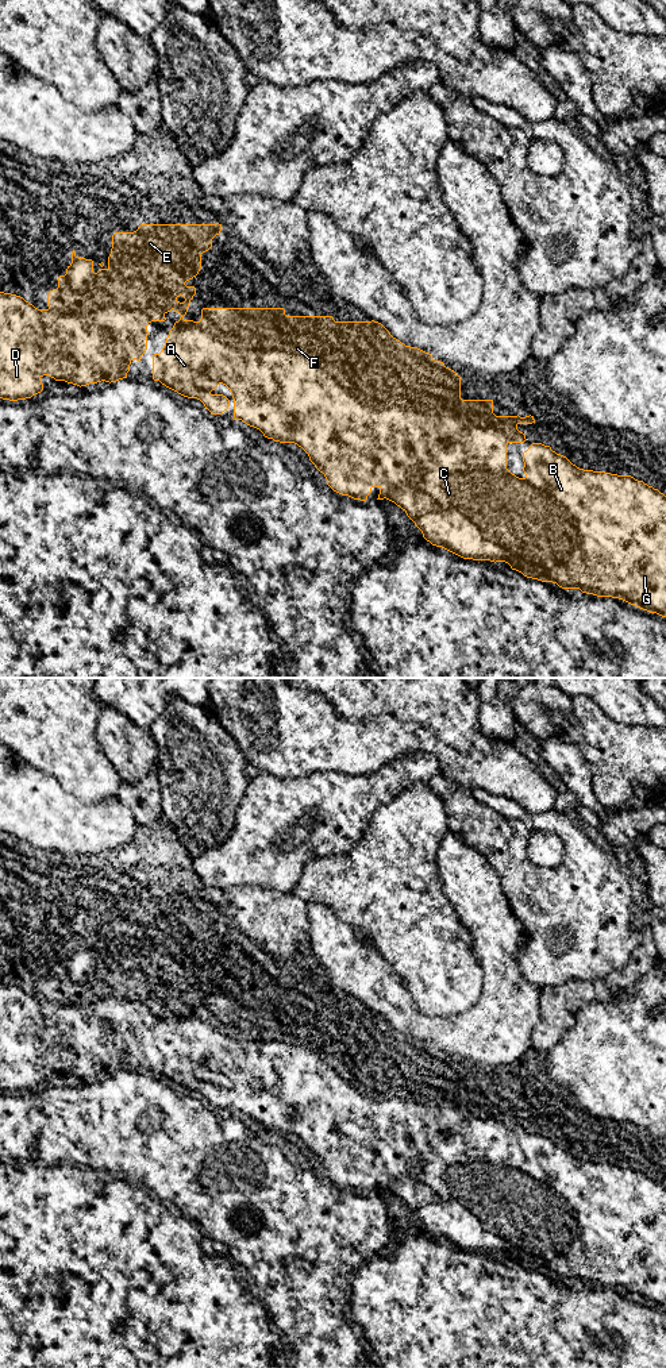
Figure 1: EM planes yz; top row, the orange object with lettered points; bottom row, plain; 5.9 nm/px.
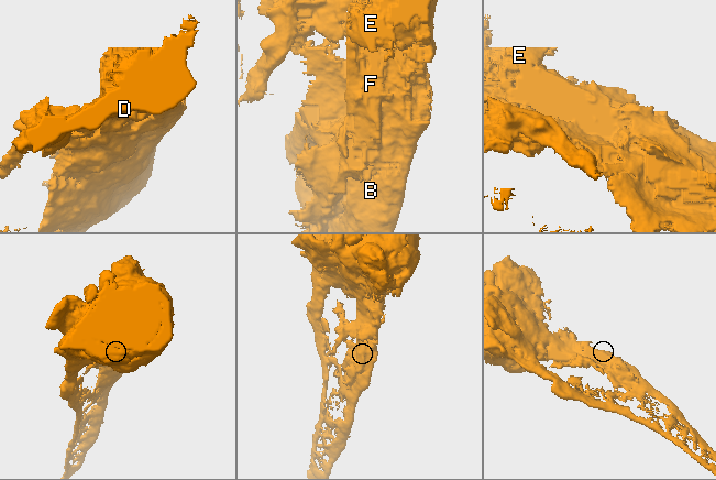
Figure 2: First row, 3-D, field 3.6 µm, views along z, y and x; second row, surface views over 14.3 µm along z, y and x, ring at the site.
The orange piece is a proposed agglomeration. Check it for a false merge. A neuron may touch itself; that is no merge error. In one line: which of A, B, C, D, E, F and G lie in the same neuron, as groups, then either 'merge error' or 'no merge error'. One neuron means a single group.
groups A B C D E F G; no merge error

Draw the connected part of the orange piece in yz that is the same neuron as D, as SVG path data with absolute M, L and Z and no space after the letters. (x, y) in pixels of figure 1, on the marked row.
M140 224L136 231L134 232L115 232L112 235L112 248L111 254L108 257L108 267L104 269L104 263L99 263L101 269L95 273L93 271L93 261L92 259L85 259L85 258L78 258L76 255L76 251L72 251L72 263L66 269L65 275L58 277L58 288L53 289L47 294L47 309L38 309L28 301L26 301L23 297L11 294L11 293L4 293L0 292L0 398L3 400L9 400L9 401L18 401L18 400L26 400L31 398L32 396L41 393L43 390L43 384L41 378L43 375L49 375L54 378L55 381L65 381L68 384L73 384L77 386L86 386L89 384L97 384L101 381L105 382L116 382L119 379L127 378L127 373L130 371L130 365L134 359L140 362L142 355L147 350L147 325L151 321L165 321L166 317L165 315L170 312L172 309L177 313L181 315L180 320L174 323L173 328L170 330L166 343L159 354L153 355L153 379L159 381L162 385L166 388L177 392L178 394L188 397L188 398L197 398L200 400L205 409L211 412L211 415L222 415L224 411L228 409L230 406L230 400L223 396L223 394L212 394L211 392L216 389L219 384L226 385L231 396L234 398L234 420L242 420L250 427L254 427L259 429L265 438L273 439L274 442L280 443L294 443L299 447L301 447L309 456L309 461L315 465L315 467L324 474L327 479L327 485L336 493L342 496L349 496L354 500L361 500L366 501L367 496L372 493L372 489L376 486L380 489L380 494L377 500L389 500L394 502L397 506L400 506L407 516L415 523L415 525L421 531L423 537L430 542L432 546L442 547L463 559L473 559L473 560L490 560L490 562L505 562L511 566L512 570L516 570L521 573L527 578L538 579L542 582L553 582L557 583L562 589L580 589L582 593L586 594L593 594L597 597L612 597L612 598L619 598L623 600L631 605L635 605L643 610L647 610L650 613L657 613L662 617L666 617L666 496L661 493L658 489L654 489L652 486L648 486L643 481L638 481L631 475L617 475L617 474L611 474L605 471L593 471L593 470L584 470L573 465L566 456L557 454L555 451L551 450L550 446L544 446L542 443L532 443L527 451L523 452L523 462L524 467L523 471L526 474L524 478L519 478L515 474L512 474L507 469L507 444L508 443L524 443L526 435L517 429L519 424L532 424L535 423L534 416L526 416L520 417L517 416L496 416L493 413L493 400L462 400L461 398L461 377L458 373L454 370L449 369L444 366L443 362L435 361L430 352L426 352L417 347L411 347L405 346L396 338L390 335L390 332L378 321L335 321L332 316L286 316L284 308L203 308L201 309L201 319L199 321L193 320L185 320L184 316L188 312L188 307L190 304L190 300L196 294L196 288L195 286L186 286L185 282L196 277L201 269L201 254L208 251L212 247L212 239L220 234L222 231L222 224Z

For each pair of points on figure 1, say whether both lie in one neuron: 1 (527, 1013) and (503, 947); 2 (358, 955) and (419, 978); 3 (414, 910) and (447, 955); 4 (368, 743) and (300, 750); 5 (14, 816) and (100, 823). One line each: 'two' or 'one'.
1: one
2: two
3: one
4: one
5: one

